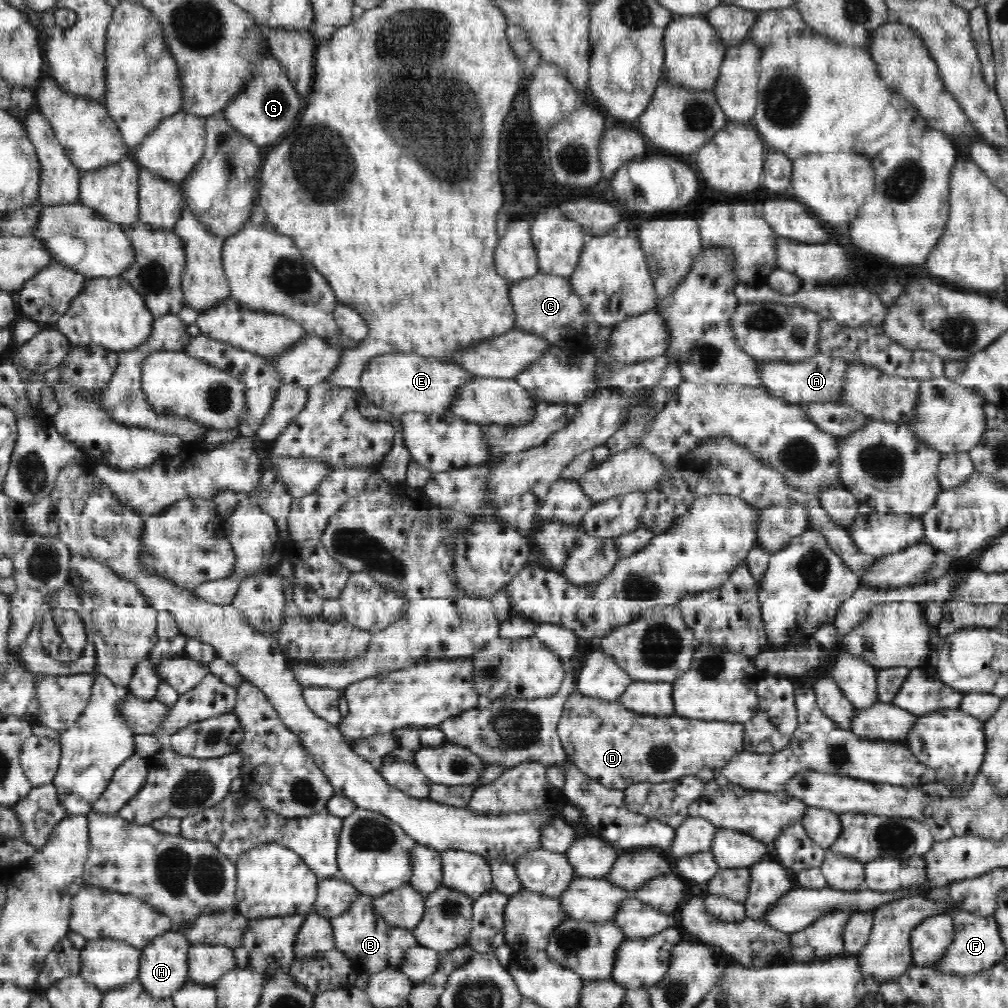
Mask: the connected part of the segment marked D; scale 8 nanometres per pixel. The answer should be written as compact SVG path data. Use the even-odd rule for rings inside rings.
M576 689L557 724L567 758L600 784L625 792L640 782L668 782L684 776L712 780L736 754L744 753L744 733L743 723L638 714L617 700L584 696Z

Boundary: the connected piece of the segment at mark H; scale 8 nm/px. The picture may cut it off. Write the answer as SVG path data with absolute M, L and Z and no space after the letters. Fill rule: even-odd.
M173 928L167 934L154 938L148 946L142 949L138 979L148 994L154 998L171 997L184 986L188 981L188 952L190 947L188 939Z

